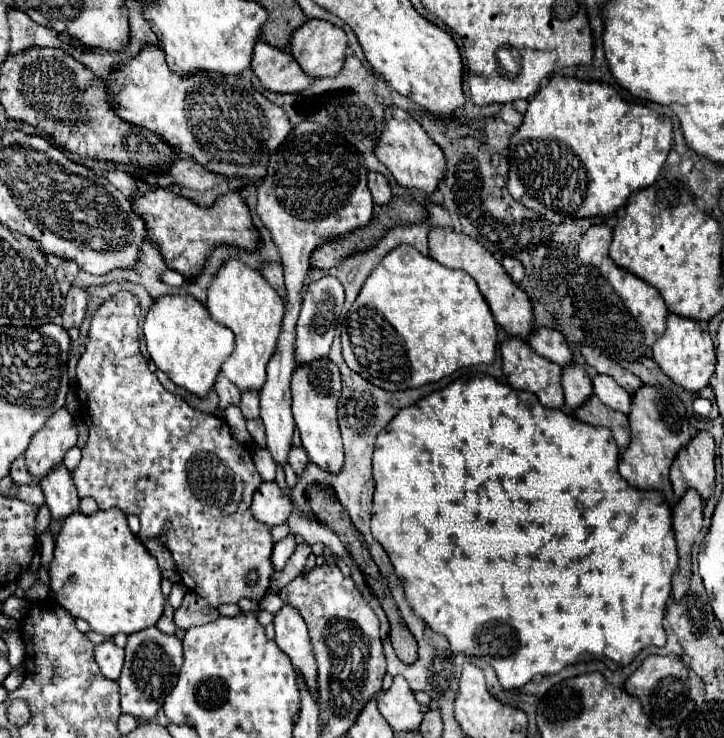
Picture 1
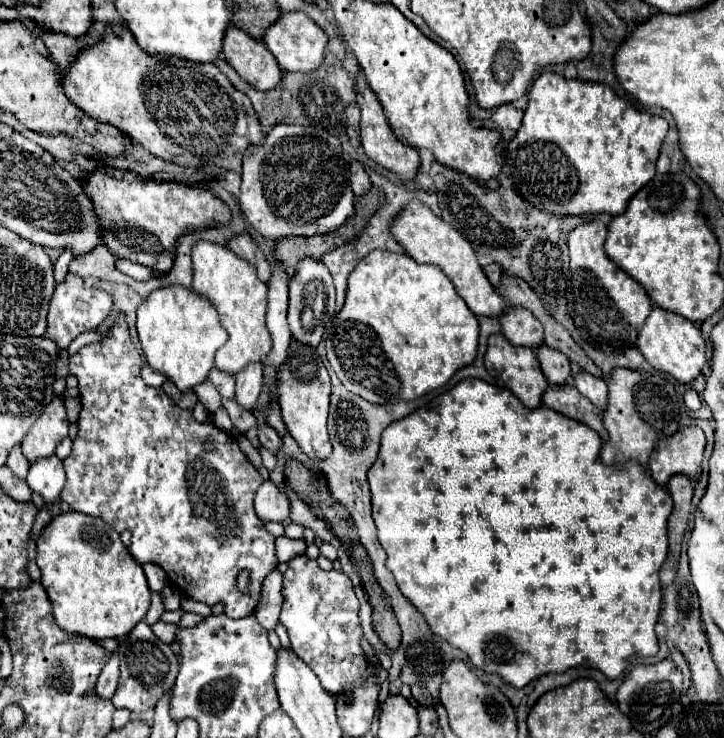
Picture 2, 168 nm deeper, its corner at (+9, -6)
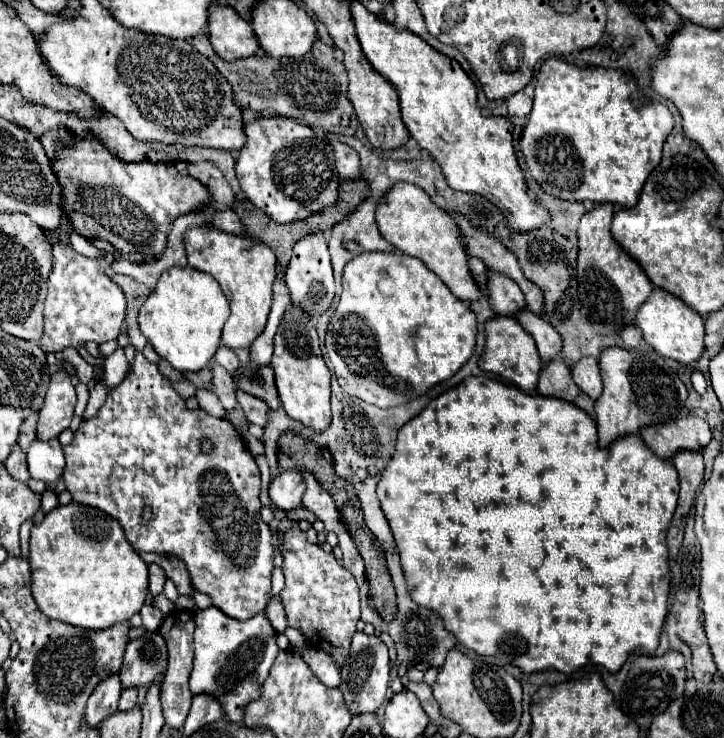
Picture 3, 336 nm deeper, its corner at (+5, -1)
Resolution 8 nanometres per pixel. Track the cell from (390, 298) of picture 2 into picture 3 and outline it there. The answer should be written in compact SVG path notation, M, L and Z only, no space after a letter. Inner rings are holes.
M364 252L344 266L342 296L326 332L326 352L340 388L378 408L408 404L434 384L454 376L472 356L476 344L476 314L420 260L406 254Z

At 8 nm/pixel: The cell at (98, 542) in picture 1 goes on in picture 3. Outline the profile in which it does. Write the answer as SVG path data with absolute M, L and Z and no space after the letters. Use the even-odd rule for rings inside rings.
M76 502L56 506L44 516L40 524L34 524L30 532L28 564L32 572L32 596L38 608L44 614L52 614L54 620L68 622L86 630L104 630L116 622L130 620L140 612L142 604L148 598L146 562L128 544L118 520L92 506Z

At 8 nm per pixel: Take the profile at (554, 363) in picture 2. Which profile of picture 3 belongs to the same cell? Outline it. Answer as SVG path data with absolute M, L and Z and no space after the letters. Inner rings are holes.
M524 310L524 314L520 314L518 322L524 326L526 332L530 332L534 336L544 364L558 358L558 354L562 350L562 338L556 328L552 328L540 314L536 314L532 310Z

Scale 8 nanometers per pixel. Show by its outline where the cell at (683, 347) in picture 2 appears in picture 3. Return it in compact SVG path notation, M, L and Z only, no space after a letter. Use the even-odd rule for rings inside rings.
M662 288L652 290L652 296L636 312L634 324L642 330L644 340L658 354L662 354L666 358L672 358L682 364L692 364L704 352L704 320L702 320L702 316L696 310L692 310L688 304L684 304L680 298L676 298L674 294L670 294Z

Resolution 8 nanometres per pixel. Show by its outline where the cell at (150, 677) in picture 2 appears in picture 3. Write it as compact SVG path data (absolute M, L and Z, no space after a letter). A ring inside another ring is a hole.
M148 632L128 642L120 672L122 688L150 686L168 664L168 648L160 632Z

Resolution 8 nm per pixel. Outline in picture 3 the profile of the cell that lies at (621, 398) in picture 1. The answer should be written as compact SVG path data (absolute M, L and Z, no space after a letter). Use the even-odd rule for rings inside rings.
M584 356L572 364L572 378L574 378L576 386L584 394L588 394L592 400L596 400L600 396L602 380L600 380L598 362L592 356Z

